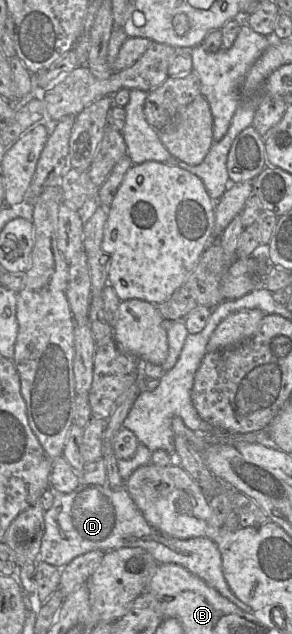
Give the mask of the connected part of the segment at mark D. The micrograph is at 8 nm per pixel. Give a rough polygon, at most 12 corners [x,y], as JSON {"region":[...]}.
{"region":[[81,483],[47,512],[39,561],[136,547],[245,613],[221,552],[145,520],[125,488]]}

